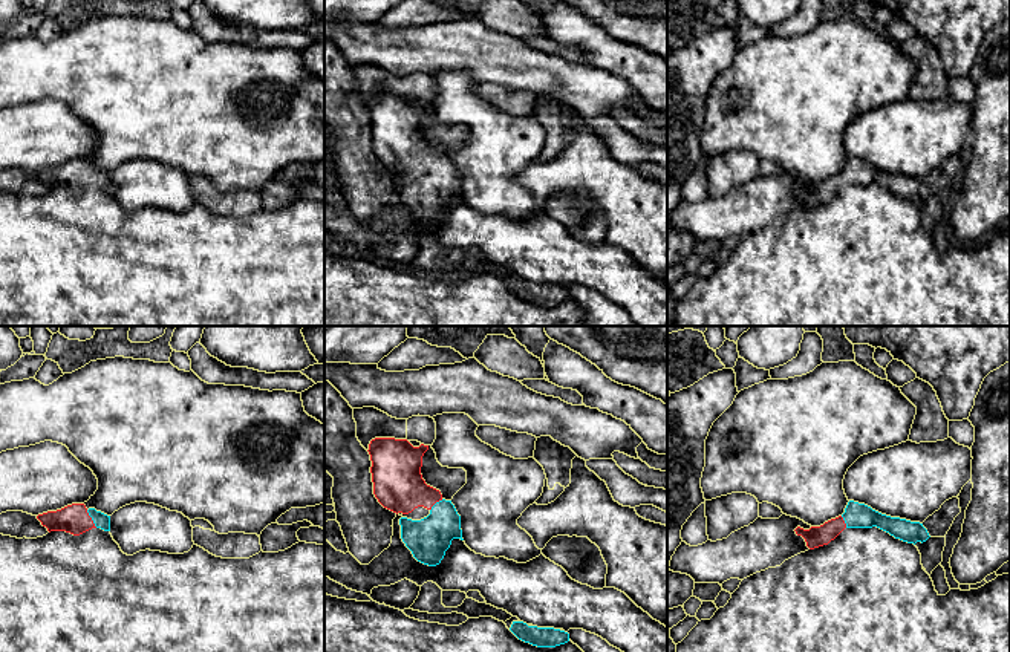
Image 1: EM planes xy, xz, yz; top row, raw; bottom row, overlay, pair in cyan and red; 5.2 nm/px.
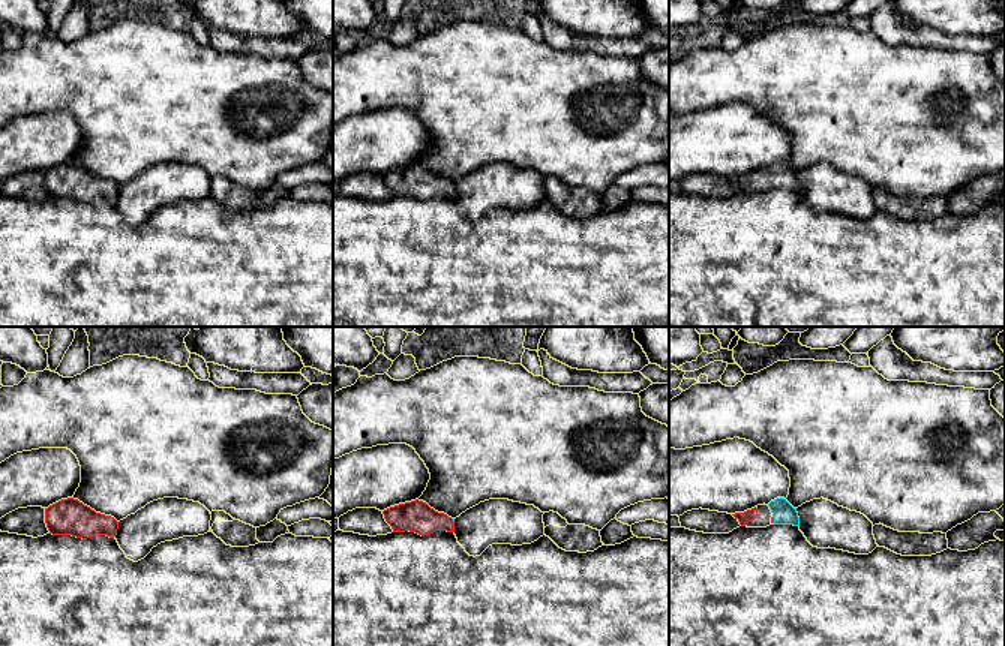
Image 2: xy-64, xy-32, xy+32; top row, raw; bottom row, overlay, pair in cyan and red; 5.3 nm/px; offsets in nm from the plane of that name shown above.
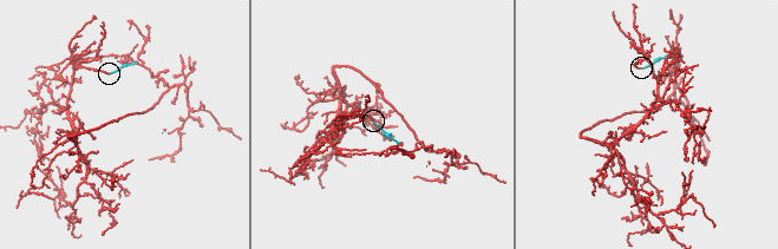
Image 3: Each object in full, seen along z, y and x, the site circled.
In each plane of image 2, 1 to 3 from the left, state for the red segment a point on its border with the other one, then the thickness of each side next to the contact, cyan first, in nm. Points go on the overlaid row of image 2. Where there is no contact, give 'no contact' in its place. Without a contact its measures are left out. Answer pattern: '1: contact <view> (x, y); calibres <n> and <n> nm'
1: no contact
2: no contact
3: contact xy+32 (774, 519); calibres 120 and 20 nm

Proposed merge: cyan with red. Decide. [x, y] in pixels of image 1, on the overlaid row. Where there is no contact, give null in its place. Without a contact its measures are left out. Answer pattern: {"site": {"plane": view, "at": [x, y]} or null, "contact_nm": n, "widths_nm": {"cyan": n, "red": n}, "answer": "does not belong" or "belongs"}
{"site": {"plane": "xy", "at": [92, 519]}, "contact_nm": 110, "widths_nm": {"cyan": 80, "red": 150}, "answer": "belongs"}

